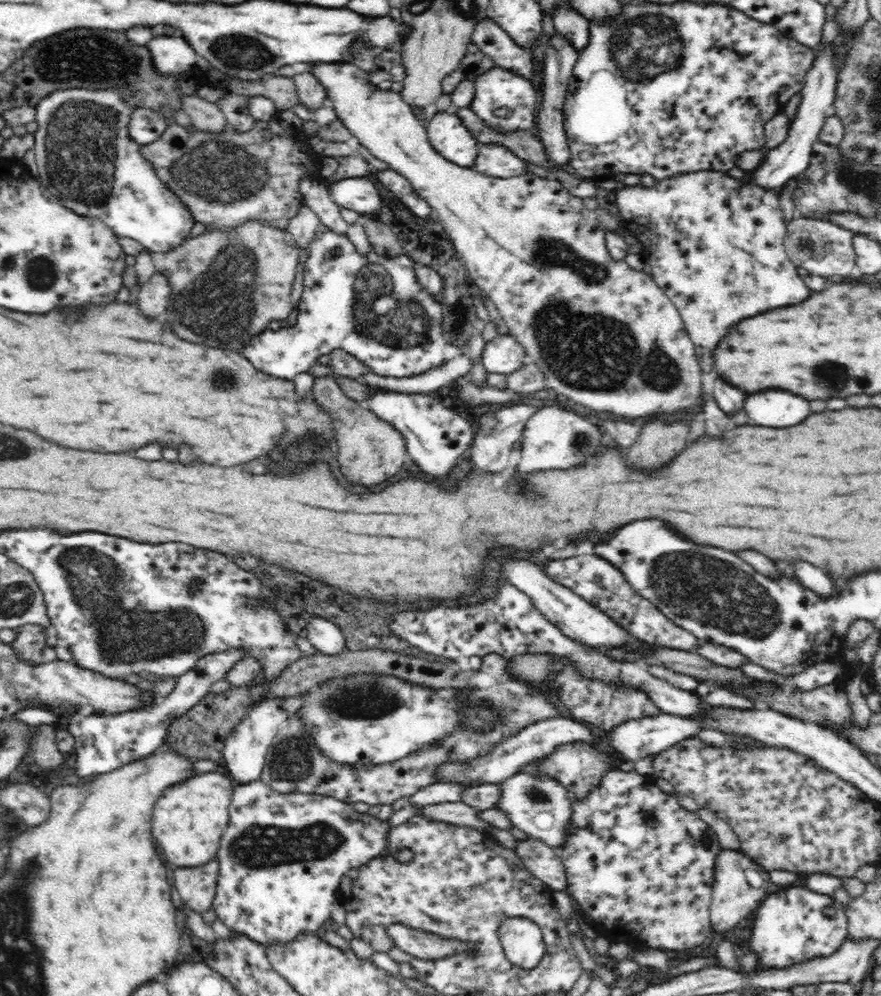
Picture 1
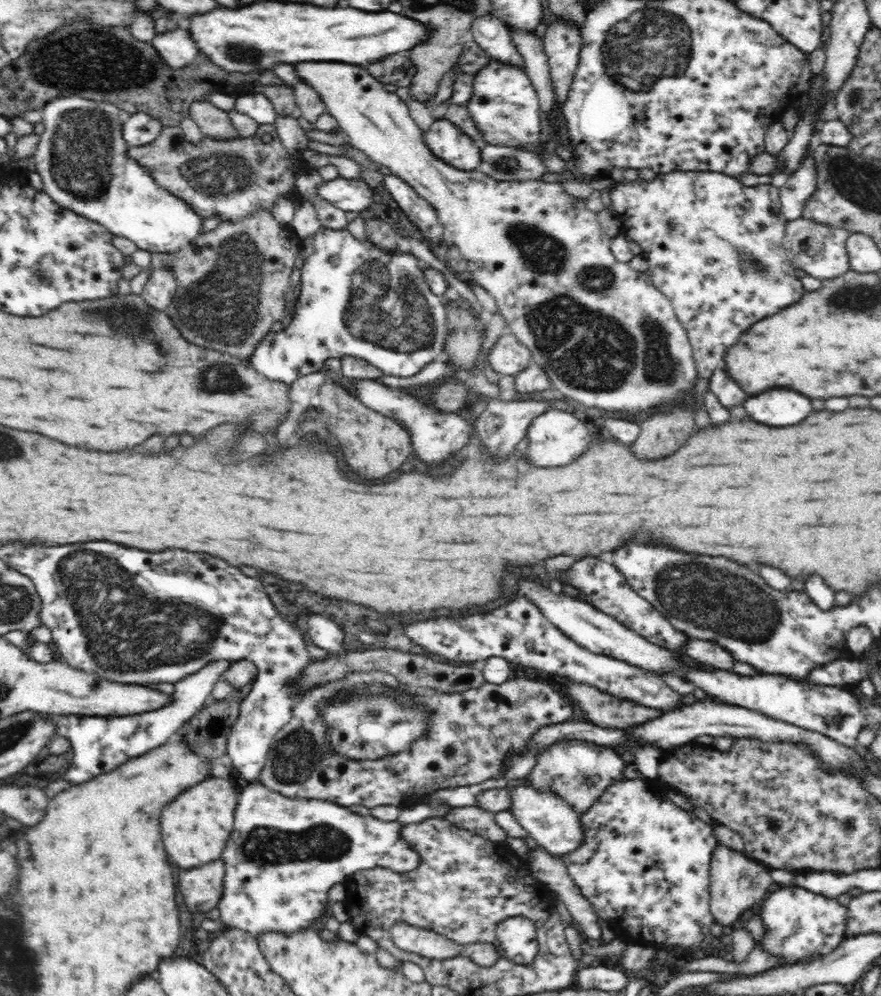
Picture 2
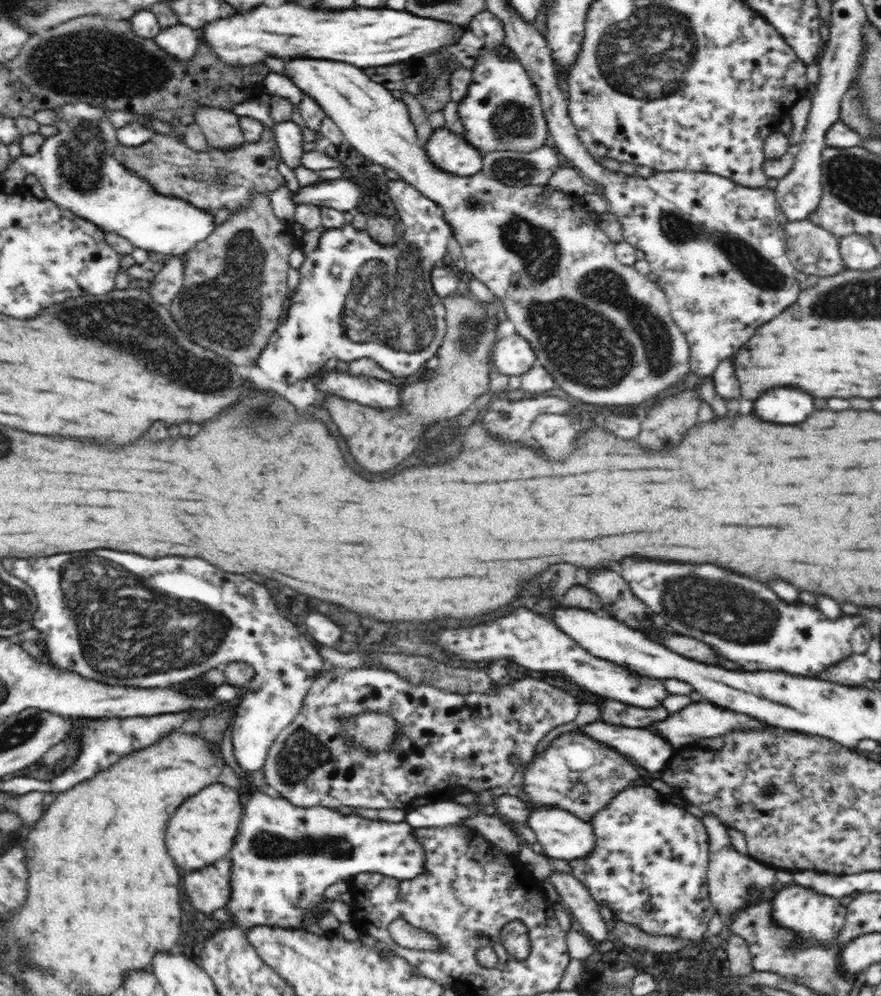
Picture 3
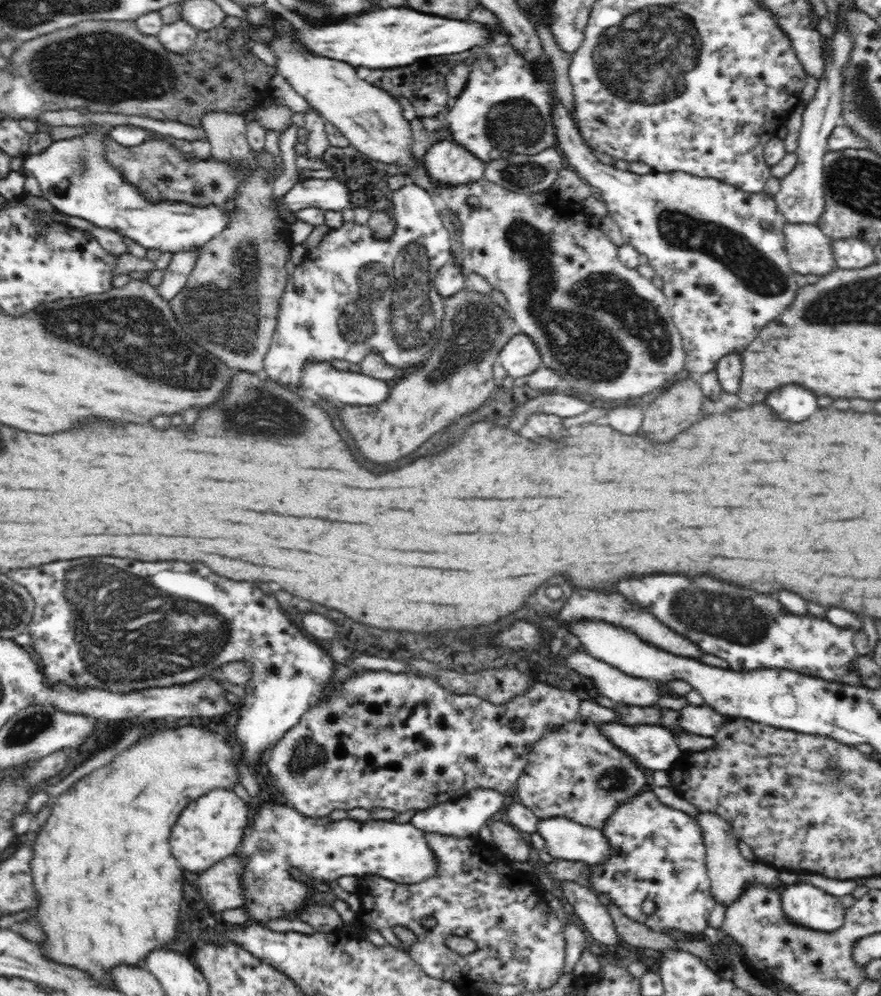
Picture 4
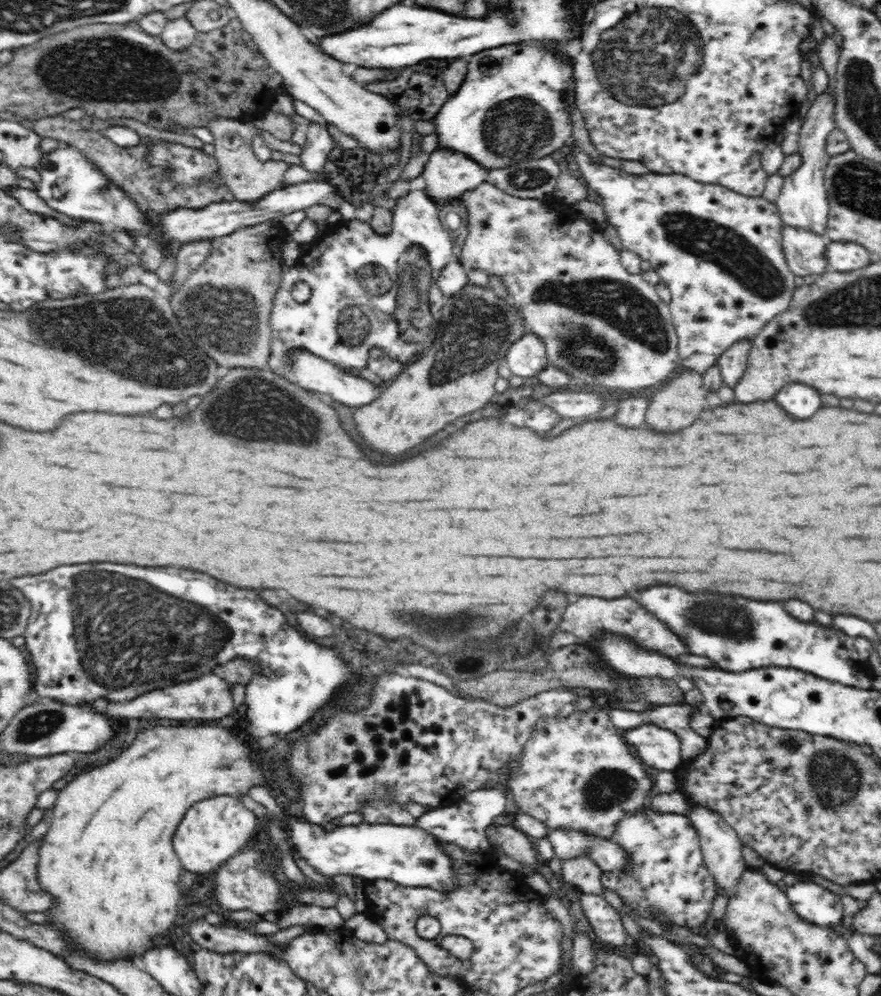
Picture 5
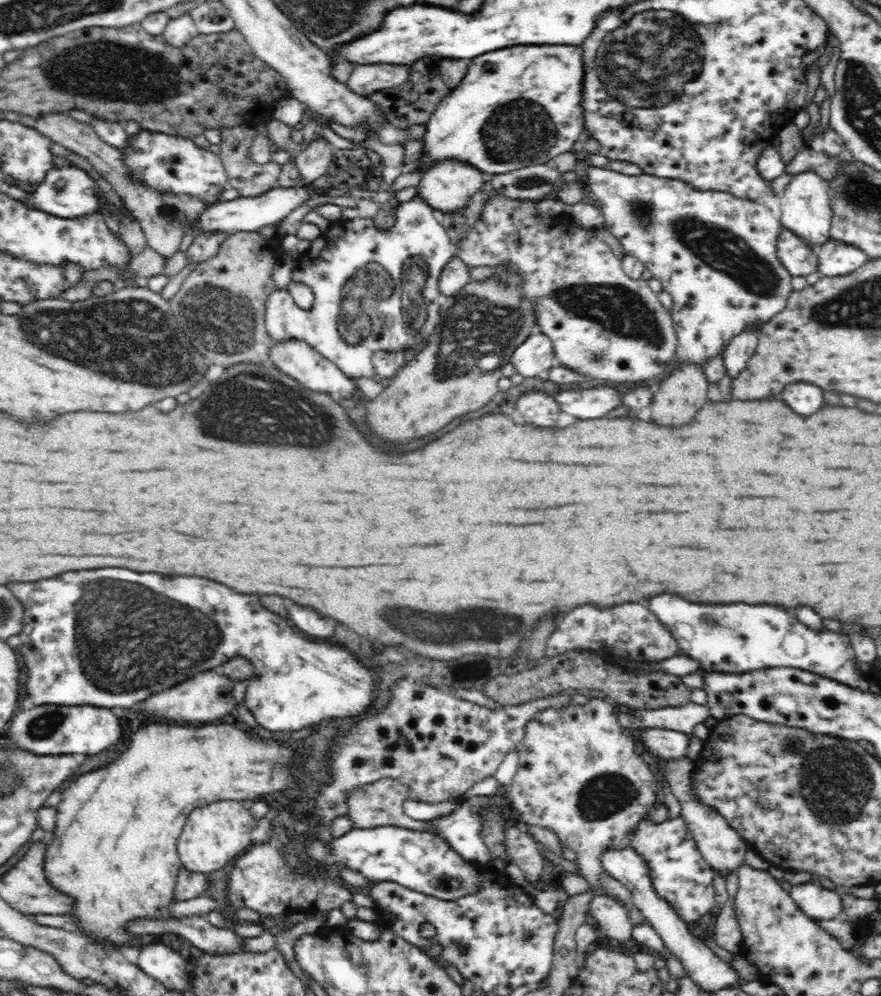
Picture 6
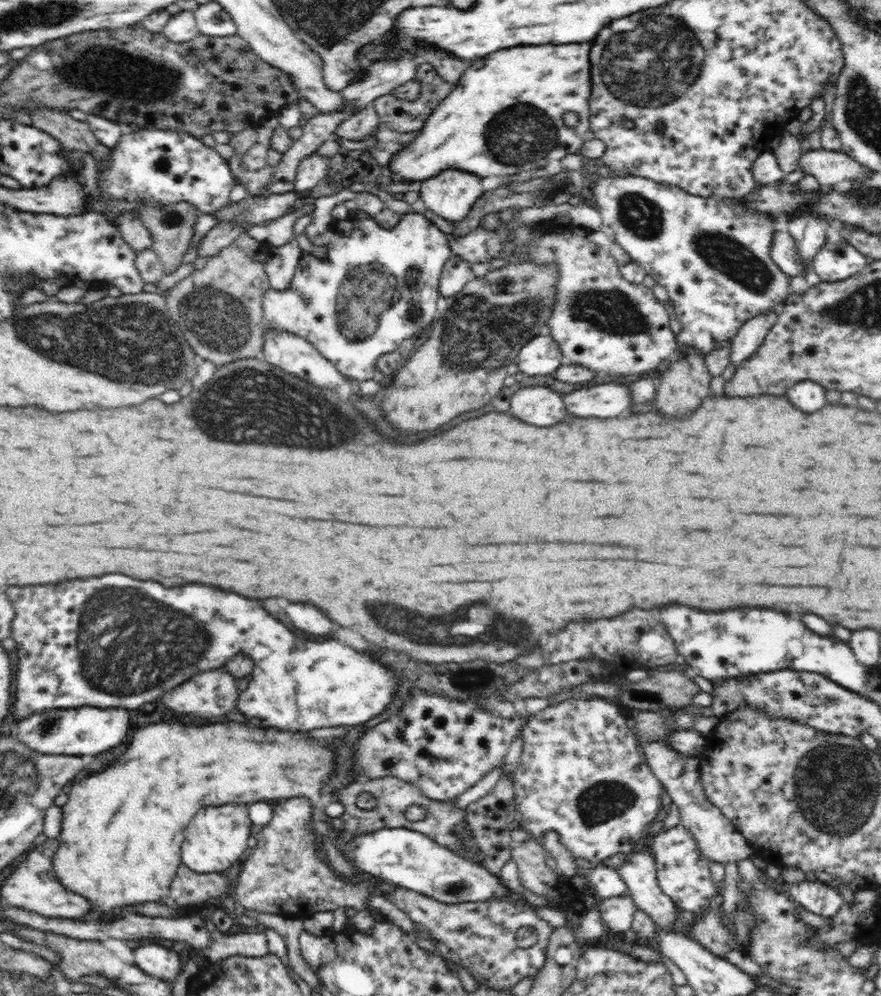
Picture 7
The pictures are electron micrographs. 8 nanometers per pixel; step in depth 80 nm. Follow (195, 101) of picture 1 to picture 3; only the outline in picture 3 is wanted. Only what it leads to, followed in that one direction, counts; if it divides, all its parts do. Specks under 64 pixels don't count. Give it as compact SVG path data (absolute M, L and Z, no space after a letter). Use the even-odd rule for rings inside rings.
M200 108L194 110L193 120L201 128L211 148L226 150L226 148L238 148L246 143L238 118L239 116L232 111Z

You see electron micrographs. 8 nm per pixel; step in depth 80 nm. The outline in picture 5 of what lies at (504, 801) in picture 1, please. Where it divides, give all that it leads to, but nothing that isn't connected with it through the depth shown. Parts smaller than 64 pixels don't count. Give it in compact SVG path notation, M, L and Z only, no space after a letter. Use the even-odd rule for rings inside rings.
M548 828L546 833L546 838L554 847L555 856L563 862L575 861L580 855L586 855L603 872L622 872L628 864L628 853L614 840L569 828Z

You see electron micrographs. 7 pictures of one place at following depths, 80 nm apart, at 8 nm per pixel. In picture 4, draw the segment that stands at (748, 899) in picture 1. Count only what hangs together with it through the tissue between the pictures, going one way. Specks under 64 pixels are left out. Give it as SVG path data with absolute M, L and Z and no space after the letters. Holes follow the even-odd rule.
M700 811L696 816L703 831L703 843L706 851L707 875L710 877L710 888L716 902L725 906L732 904L754 881L772 884L778 880L778 869L770 868L761 862L748 861L738 851L738 837L730 823L720 815Z

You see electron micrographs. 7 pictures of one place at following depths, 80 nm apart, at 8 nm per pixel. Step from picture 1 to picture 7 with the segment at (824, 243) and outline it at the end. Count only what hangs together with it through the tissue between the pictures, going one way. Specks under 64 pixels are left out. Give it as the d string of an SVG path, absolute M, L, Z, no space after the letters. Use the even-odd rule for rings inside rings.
M776 231L771 245L772 260L790 277L804 276L808 270L796 250L796 241L789 232Z

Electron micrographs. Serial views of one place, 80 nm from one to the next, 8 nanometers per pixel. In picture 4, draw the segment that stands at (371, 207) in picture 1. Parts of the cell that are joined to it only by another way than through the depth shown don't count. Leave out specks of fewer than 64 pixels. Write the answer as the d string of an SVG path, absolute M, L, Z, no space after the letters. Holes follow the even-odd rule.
M335 178L299 180L281 198L281 204L292 213L310 207L341 212L349 208L351 193L342 181Z

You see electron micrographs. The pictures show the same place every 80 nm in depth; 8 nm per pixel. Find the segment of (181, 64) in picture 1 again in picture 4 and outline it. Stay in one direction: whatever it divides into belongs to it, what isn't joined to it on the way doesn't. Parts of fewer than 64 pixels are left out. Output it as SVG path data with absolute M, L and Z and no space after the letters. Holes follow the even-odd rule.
M177 20L172 24L162 26L160 33L157 35L162 46L166 50L186 55L193 50L194 44L197 43L198 31L184 20Z

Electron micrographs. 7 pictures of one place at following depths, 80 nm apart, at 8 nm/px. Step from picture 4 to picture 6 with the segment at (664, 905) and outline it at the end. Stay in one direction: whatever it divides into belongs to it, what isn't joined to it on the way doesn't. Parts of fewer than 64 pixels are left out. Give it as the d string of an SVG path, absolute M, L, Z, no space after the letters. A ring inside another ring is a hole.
M649 816L638 822L630 838L630 848L646 861L654 891L670 904L687 924L708 914L715 905L714 869L704 860L695 844L691 830L680 816L652 823Z

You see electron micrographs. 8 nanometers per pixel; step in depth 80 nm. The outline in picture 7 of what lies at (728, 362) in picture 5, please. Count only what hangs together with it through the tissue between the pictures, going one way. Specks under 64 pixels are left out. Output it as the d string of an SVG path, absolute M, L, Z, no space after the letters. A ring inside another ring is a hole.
M779 309L766 311L747 320L740 330L730 340L730 363L738 368L747 358L750 358L764 342L766 334L778 320Z

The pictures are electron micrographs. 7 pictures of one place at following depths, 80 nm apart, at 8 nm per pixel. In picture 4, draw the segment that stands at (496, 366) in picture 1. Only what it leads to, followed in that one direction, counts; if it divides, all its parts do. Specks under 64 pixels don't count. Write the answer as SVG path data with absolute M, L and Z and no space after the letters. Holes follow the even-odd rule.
M524 333L512 336L498 352L497 360L514 379L532 374L542 364L536 343Z

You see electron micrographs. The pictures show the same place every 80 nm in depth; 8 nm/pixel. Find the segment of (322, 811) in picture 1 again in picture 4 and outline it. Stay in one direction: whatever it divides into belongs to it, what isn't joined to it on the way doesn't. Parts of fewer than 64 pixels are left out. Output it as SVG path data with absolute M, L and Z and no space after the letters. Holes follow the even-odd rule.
M262 800L262 806L258 806L258 812L254 809L254 820L245 828L242 846L238 848L240 859L244 857L246 868L242 870L242 887L244 887L244 904L242 908L249 914L252 923L266 924L270 920L294 919L300 910L312 903L315 888L304 885L302 881L294 879L290 875L290 868L297 868L304 874L313 878L316 882L337 880L340 876L374 875L400 884L416 884L422 882L438 870L438 861L434 859L434 853L430 851L426 843L426 835L423 830L416 828L411 822L400 824L396 821L374 820L367 821L350 820L348 818L339 821L328 821L328 816L313 818L304 816L296 809L278 805L272 800Z

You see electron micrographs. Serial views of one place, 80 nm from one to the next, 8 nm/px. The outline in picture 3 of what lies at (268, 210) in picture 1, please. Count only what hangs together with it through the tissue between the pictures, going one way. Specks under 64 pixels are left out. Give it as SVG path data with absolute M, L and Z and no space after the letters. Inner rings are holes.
M268 127L264 128L262 138L254 144L246 142L238 148L226 150L217 150L209 145L208 148L209 152L195 152L182 138L171 134L156 134L137 147L120 144L112 154L128 170L151 184L158 194L185 200L206 211L228 207L232 214L244 208L256 191L271 194L273 190L286 185L277 167L281 156L275 133Z

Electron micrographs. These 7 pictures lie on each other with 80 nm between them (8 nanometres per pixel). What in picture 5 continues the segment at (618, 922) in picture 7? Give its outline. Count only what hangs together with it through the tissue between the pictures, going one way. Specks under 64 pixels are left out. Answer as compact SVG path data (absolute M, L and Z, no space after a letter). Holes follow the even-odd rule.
M578 890L579 907L592 926L594 934L608 944L618 947L628 939L620 913L602 895L586 894Z

